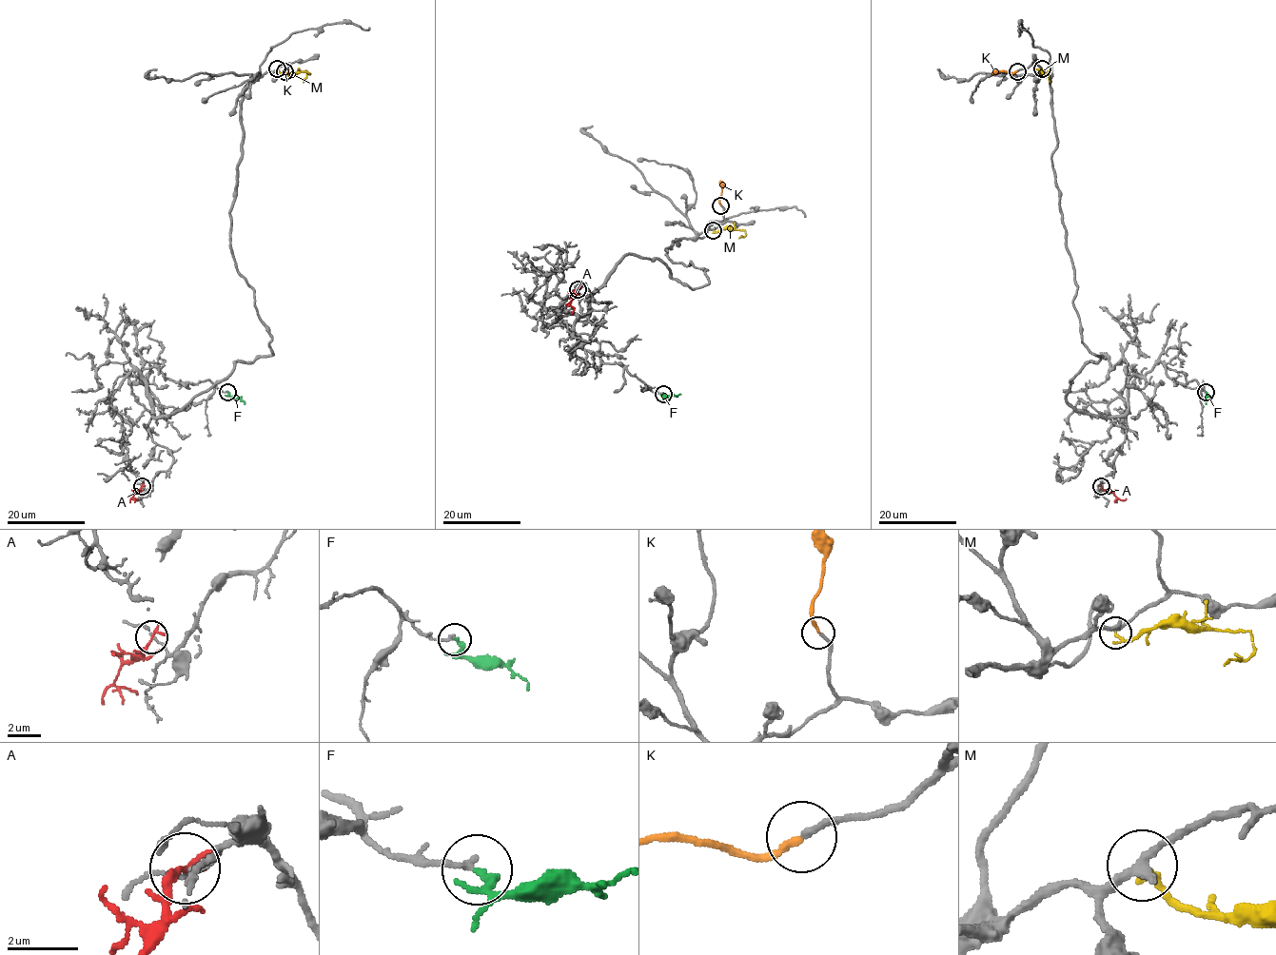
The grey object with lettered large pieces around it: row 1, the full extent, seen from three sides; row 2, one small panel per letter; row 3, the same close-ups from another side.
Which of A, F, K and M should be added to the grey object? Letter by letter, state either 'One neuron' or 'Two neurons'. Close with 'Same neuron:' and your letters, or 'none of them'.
A: Two neurons
F: One neuron
K: One neuron
M: Two neurons
Same neuron: F, K

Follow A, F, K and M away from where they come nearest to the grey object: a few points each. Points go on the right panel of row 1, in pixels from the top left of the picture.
A: (1101, 486), (1119, 500), (1127, 498)
F: (1206, 392), (1206, 404)
K: (1016, 70), (992, 73)
M: (1042, 68), (1044, 72), (1041, 74), (1042, 71), (1049, 73), (1050, 82)

